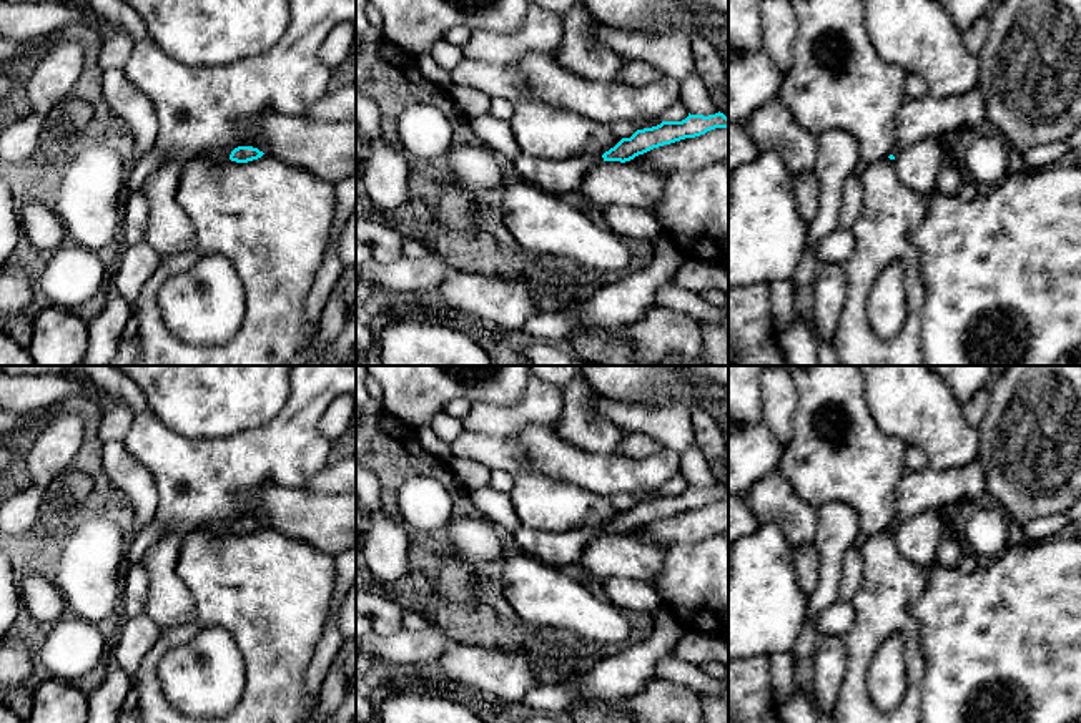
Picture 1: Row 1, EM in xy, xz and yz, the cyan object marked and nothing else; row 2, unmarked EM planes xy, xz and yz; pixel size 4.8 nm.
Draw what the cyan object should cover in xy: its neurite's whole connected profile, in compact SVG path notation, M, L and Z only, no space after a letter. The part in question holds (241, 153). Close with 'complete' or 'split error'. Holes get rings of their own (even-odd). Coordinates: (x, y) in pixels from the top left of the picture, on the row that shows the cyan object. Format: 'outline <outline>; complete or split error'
outline M238 146L233 151L228 150L228 148L213 148L208 153L205 153L203 156L198 156L198 158L215 160L215 161L231 160L231 161L236 161L236 163L248 163L248 161L261 158L263 155L264 153L259 151L258 148Z; split error

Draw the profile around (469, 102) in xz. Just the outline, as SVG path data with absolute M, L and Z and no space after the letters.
M452 85L447 93L456 110L469 121L491 110L491 98L476 88Z

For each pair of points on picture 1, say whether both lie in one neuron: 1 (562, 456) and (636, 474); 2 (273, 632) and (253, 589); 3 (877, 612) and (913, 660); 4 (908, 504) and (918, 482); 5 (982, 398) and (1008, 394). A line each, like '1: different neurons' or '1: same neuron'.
1: same neuron
2: same neuron
3: same neuron
4: same neuron
5: different neurons

